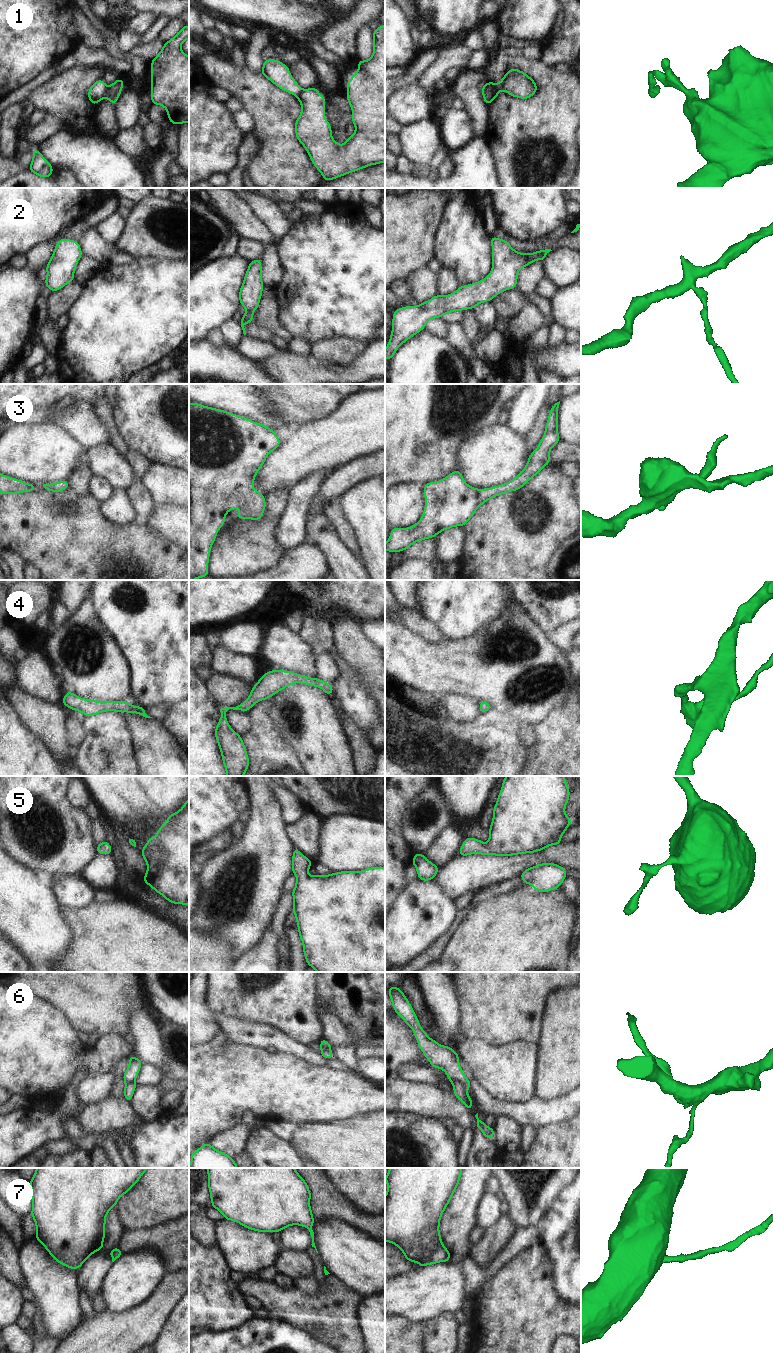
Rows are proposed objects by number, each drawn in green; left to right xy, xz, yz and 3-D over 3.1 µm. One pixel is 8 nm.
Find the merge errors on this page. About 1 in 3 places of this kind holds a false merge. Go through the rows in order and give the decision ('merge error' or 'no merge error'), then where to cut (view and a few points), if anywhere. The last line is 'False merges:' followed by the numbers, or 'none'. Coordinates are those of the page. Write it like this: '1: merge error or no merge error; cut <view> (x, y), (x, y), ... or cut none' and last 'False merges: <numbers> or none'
1: merge error; cut xy (106, 86), (103, 96)
2: no merge error; cut none
3: no merge error; cut none
4: no merge error; cut none
5: no merge error; cut none
6: merge error; cut yz (452, 1082), (460, 1081), (466, 1087)
7: no merge error; cut none
False merges: 1, 6

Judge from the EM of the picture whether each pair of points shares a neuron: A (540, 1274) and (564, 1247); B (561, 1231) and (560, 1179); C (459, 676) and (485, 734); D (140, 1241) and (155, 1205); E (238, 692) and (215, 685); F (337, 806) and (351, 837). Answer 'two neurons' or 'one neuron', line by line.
A: two neurons
B: two neurons
C: two neurons
D: two neurons
E: one neuron
F: two neurons

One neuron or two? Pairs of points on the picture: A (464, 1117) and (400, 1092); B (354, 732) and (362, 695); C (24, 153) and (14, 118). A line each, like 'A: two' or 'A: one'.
A: one
B: two
C: two

